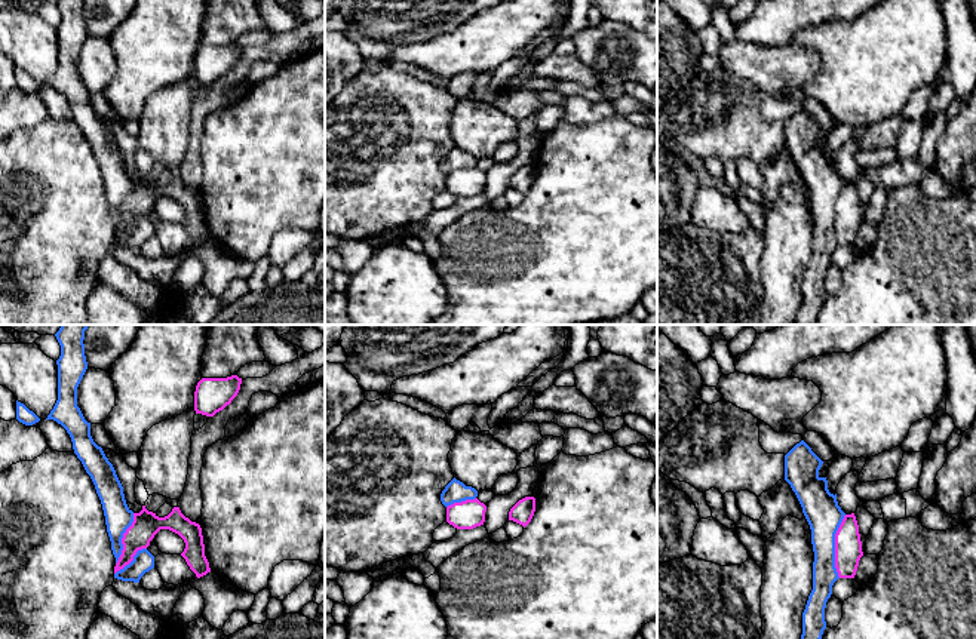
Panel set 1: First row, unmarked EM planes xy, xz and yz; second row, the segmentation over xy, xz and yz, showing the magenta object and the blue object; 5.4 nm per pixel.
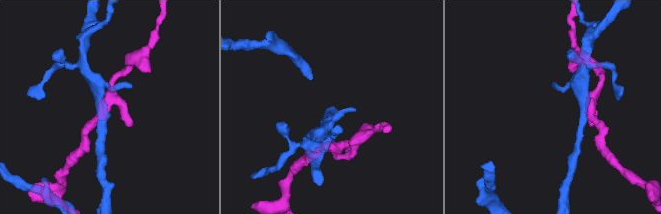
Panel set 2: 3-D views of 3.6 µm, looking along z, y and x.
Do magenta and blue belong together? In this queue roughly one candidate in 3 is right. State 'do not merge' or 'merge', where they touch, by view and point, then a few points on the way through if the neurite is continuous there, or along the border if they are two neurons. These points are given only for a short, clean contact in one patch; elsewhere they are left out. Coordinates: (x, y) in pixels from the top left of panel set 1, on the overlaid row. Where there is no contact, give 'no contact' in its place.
do not merge; meets magenta in yz at (835, 546); border along yz (846, 515), (835, 534), (835, 571), (838, 577)

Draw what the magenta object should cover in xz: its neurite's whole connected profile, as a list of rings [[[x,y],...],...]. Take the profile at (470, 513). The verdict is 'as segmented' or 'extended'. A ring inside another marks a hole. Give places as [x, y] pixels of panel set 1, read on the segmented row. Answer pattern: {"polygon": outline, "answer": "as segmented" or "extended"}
{"polygon": [[[478,498],[454,503],[446,507],[446,522],[457,529],[473,529],[484,525],[487,506]]], "answer": "as segmented"}

